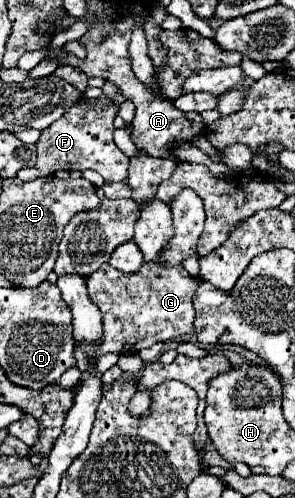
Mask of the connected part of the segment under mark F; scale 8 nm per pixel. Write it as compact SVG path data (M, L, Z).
M104 95L98 99L82 97L62 119L54 121L46 131L42 131L36 147L38 161L32 169L18 171L22 181L32 181L42 175L50 175L56 171L98 171L104 181L124 181L128 177L128 157L118 149L113 139L114 115L118 107L110 103Z

